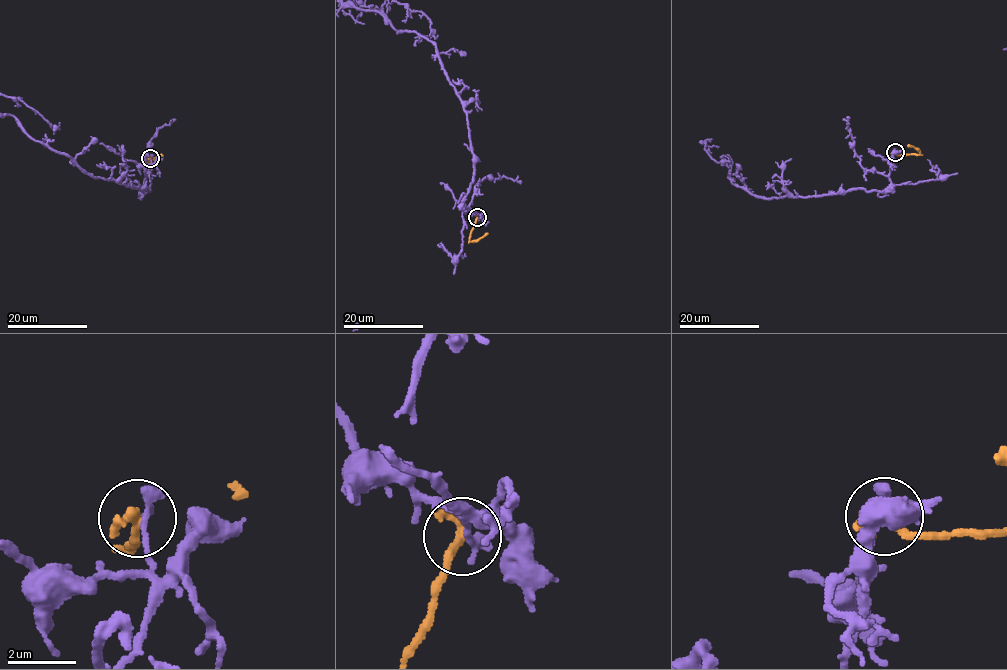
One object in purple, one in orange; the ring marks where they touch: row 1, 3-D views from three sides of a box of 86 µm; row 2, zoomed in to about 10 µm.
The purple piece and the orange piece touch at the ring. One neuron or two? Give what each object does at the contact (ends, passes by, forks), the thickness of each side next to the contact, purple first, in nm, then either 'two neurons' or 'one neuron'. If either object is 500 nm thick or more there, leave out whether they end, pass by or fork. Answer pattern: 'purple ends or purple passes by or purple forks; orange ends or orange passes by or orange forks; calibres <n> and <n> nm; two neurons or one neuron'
purple ends; orange ends; calibres 320 and 360 nm; two neurons

